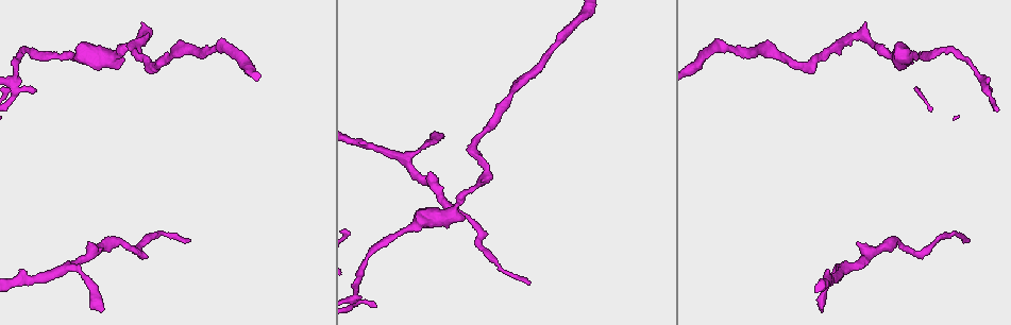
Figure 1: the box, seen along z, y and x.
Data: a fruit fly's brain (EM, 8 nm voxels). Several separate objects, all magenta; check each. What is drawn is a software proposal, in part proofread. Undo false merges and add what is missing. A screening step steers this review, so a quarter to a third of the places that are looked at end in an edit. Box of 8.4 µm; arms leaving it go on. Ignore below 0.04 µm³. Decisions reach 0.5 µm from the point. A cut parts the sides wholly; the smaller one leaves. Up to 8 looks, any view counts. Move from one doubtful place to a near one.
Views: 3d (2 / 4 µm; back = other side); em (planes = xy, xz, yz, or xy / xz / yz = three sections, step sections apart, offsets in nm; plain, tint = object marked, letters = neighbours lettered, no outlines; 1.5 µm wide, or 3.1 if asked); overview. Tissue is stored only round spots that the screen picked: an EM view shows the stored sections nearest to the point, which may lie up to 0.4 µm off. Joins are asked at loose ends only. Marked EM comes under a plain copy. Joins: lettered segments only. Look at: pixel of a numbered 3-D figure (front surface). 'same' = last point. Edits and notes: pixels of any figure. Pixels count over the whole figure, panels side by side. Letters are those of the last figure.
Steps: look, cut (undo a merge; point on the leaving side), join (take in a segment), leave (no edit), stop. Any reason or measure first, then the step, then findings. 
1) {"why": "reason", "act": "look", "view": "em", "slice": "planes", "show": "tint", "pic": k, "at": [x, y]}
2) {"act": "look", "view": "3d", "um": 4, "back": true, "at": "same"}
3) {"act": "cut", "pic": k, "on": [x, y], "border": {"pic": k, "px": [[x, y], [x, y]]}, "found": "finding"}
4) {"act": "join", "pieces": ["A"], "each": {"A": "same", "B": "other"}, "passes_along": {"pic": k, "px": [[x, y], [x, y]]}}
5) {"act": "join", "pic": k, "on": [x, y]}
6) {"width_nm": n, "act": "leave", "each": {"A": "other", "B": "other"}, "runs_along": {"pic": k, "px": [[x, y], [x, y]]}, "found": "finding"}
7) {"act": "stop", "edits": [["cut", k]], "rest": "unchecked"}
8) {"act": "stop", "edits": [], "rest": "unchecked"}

{"why": "narrows sharply", "act": "look", "view": "3d", "um": 4, "pic": 1, "at": [873, 45]}

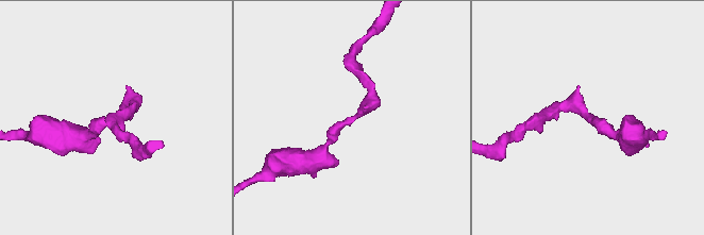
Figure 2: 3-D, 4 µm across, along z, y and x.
{"act": "look", "view": "em", "slice": "yz", "step": 8, "show": "tint", "pic": 2, "at": [591, 121]}

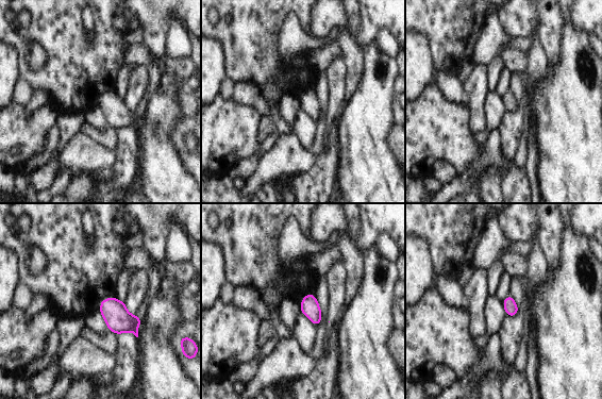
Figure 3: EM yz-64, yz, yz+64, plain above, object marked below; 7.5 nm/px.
{"act": "look", "view": "em", "slice": "planes", "show": "letters", "at": "same"}

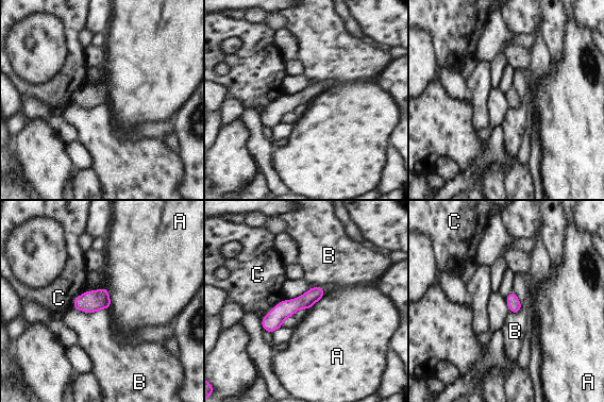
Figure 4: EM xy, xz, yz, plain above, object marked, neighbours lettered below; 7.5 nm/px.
{"longest_contact_nm": ["B", 280], "act": "leave", "each": {"A": "other", "B": "other", "C": "other"}, "runs_along": {"pic": 4, "px": [[321, 290], [283, 310], [265, 327]]}, "found": "one neuron here"}

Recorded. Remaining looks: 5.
{"why": "free end", "act": "look", "view": "em", "slice": "planes", "show": "letters", "pic": 1, "at": [969, 242]}

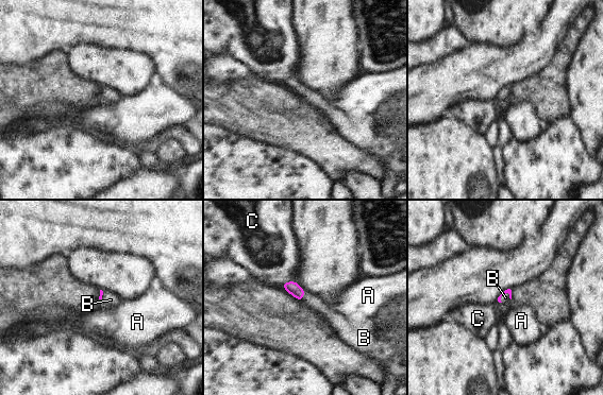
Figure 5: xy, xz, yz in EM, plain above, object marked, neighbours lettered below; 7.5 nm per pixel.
{"act": "join", "pieces": ["B"], "each": {"A": "other", "B": "same", "C": "other"}, "found": "it goes on there"}

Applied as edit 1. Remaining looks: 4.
{"why": "tapers out", "act": "look", "view": "em", "slice": "yz", "step": 4, "show": "tint", "pic": 1, "at": [34, 91]}

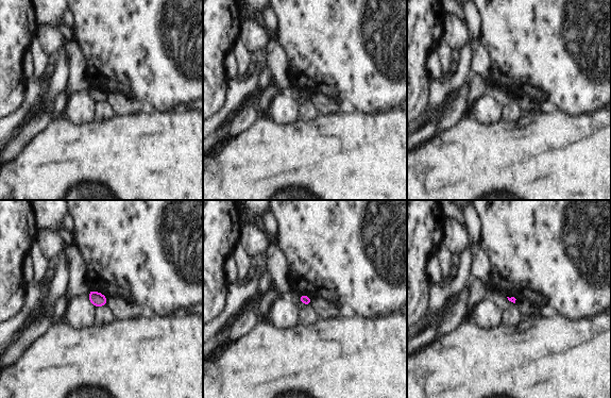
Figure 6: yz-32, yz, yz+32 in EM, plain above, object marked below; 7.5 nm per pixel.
{"why": "cut it another way", "act": "look", "view": "em", "slice": "planes", "show": "letters", "at": "same"}

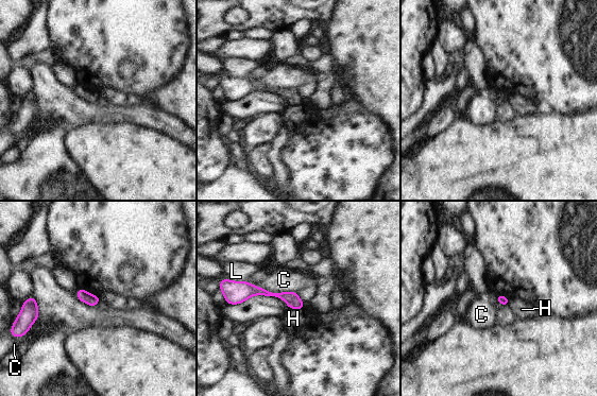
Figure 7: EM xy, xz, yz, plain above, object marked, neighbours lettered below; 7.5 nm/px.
{"width_nm": 70, "act": "leave", "each": {"C": "other", "H": "other", "L": "other"}, "runs_along": {"pic": 7, "px": [[235, 297], [263, 291], [301, 306]]}, "found": "no lettered segment goes on from it"}

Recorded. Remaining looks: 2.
{"act": "stop", "edits": [["join", 5]], "rest": "unchecked"}

